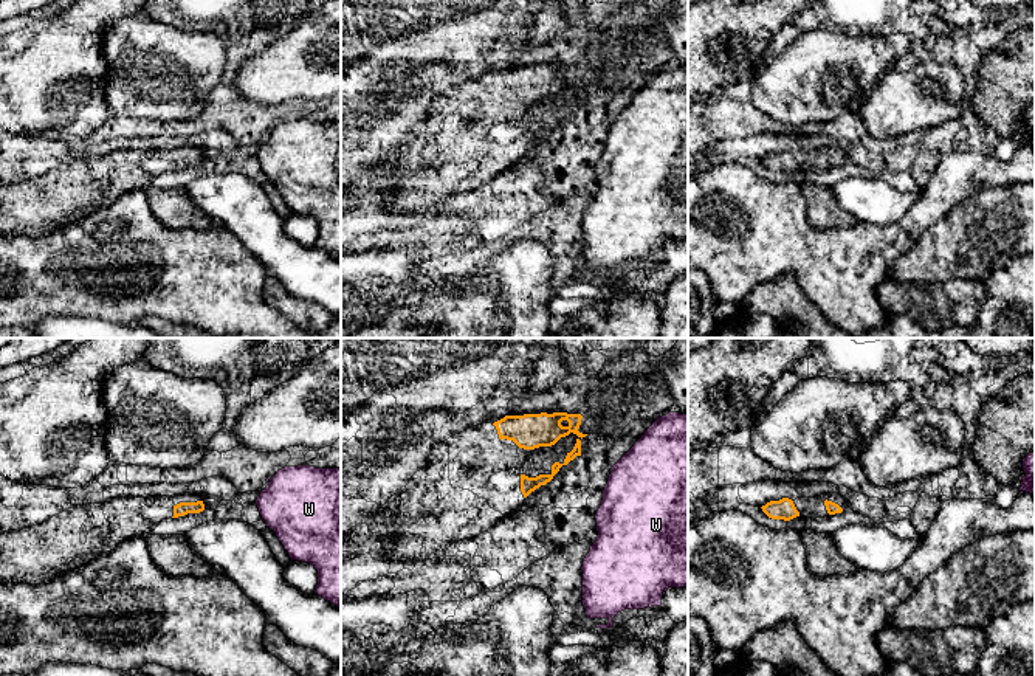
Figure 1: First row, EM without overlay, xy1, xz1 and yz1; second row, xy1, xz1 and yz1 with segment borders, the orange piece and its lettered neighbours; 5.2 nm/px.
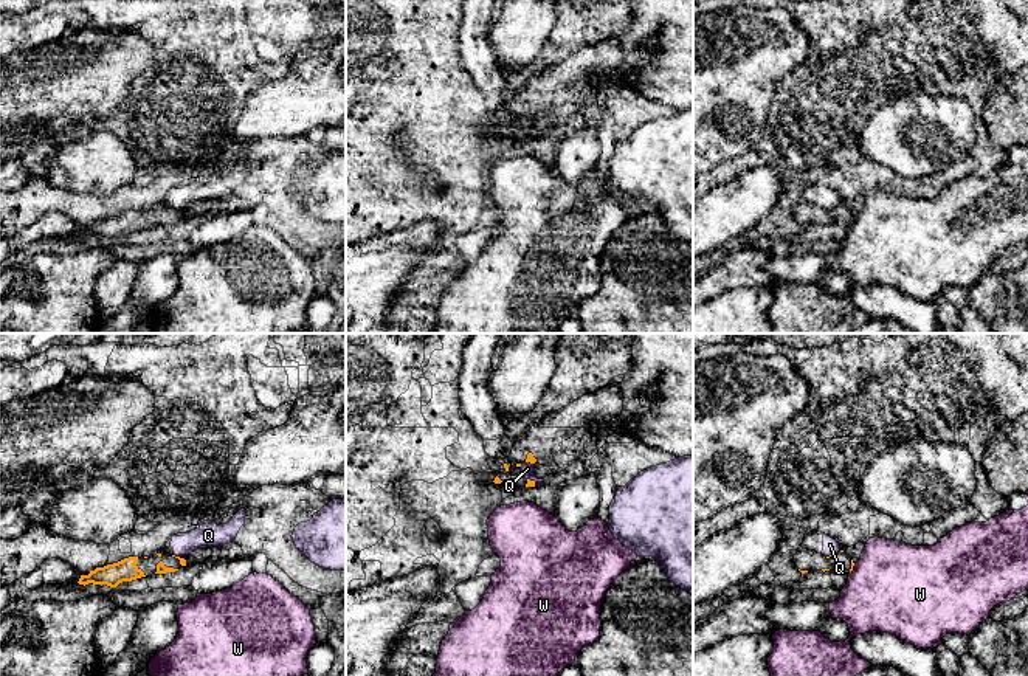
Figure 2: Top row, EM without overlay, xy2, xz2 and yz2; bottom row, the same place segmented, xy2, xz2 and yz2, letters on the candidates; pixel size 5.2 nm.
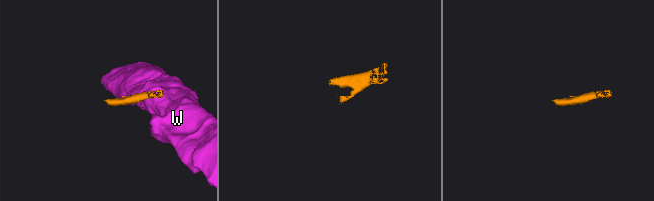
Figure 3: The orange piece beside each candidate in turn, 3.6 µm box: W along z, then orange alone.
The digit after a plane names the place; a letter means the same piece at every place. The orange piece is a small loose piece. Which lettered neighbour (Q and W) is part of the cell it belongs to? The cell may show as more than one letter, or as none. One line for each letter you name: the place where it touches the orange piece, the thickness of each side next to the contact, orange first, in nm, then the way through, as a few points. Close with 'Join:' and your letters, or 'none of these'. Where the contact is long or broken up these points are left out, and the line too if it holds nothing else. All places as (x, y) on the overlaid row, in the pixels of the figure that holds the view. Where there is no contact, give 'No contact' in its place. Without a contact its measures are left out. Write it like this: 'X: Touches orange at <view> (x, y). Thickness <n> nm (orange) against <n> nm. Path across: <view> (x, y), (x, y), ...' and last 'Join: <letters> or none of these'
Join: none of these

